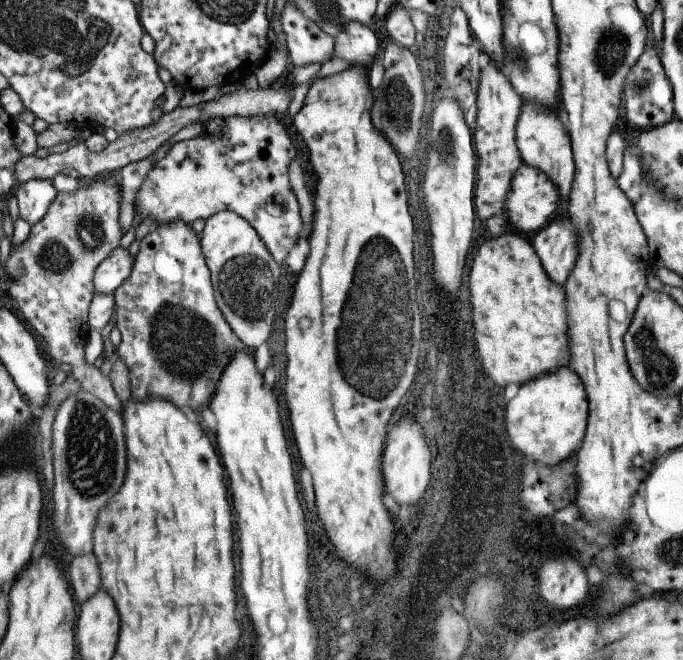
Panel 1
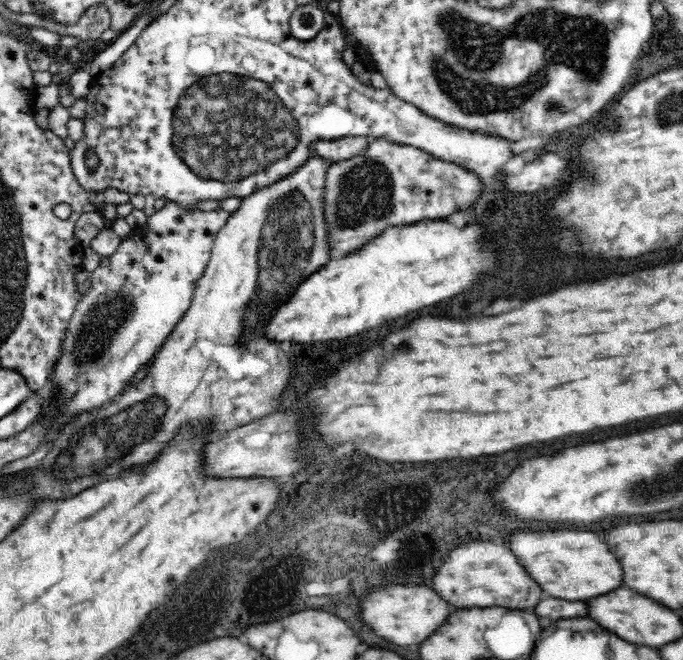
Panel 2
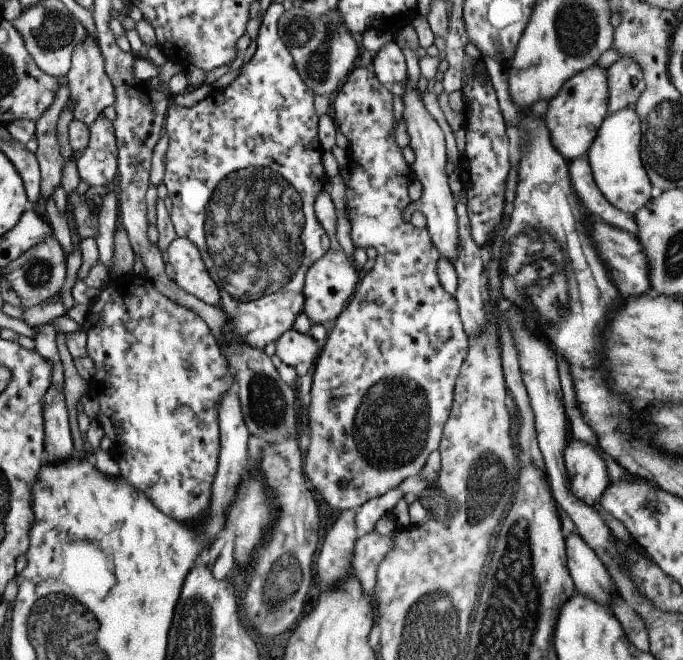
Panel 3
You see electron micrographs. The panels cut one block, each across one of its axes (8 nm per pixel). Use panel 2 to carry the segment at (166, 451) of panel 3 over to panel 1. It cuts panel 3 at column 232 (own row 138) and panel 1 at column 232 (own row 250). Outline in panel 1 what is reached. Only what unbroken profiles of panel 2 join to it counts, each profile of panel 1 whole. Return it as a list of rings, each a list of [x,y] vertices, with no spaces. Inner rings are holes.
[[[175,220],[154,227],[140,240],[129,276],[113,294],[114,324],[121,334],[121,342],[114,350],[127,368],[129,400],[143,402],[163,398],[186,413],[189,413],[187,408],[199,408],[207,404],[215,388],[215,380],[235,350],[237,340],[217,309],[209,270],[201,256],[199,238],[190,225]]]

